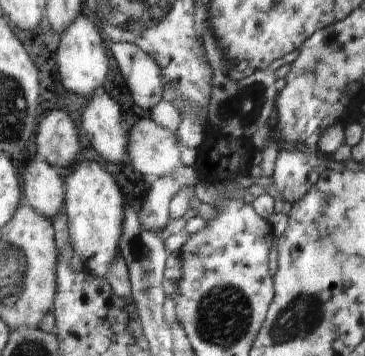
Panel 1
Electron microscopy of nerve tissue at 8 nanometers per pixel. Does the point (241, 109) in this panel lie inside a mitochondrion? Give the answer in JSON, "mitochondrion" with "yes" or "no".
{"mitochondrion":"yes"}

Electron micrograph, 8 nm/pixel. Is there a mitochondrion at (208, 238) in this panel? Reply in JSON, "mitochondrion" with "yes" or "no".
{"mitochondrion":"no"}

